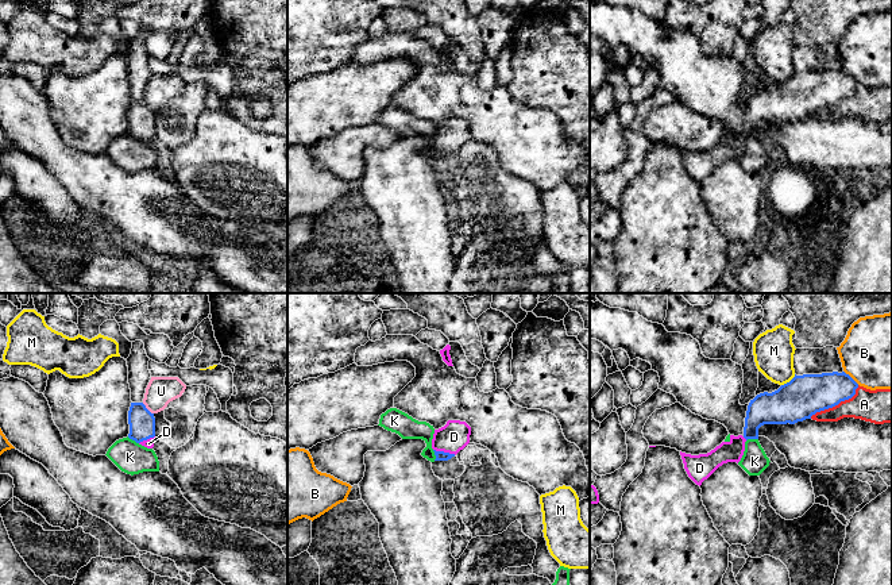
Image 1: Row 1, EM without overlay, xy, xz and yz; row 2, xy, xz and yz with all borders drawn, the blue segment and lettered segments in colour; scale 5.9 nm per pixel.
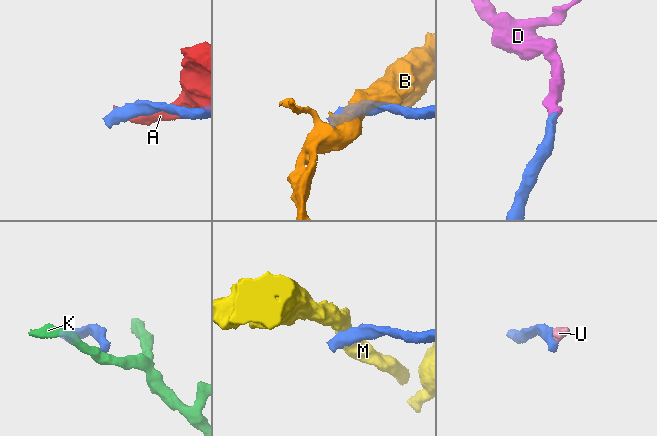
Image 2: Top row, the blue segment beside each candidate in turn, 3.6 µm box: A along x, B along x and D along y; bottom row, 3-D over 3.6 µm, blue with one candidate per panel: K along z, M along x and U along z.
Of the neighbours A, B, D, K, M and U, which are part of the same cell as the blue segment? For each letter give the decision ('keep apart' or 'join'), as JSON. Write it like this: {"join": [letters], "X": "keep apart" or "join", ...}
{"join": ["D"], "A": "keep apart", "B": "keep apart", "D": "join", "K": "keep apart", "M": "keep apart", "U": "keep apart"}

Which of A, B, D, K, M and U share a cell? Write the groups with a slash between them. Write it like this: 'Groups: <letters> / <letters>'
Groups: A U / B / D / K / M

